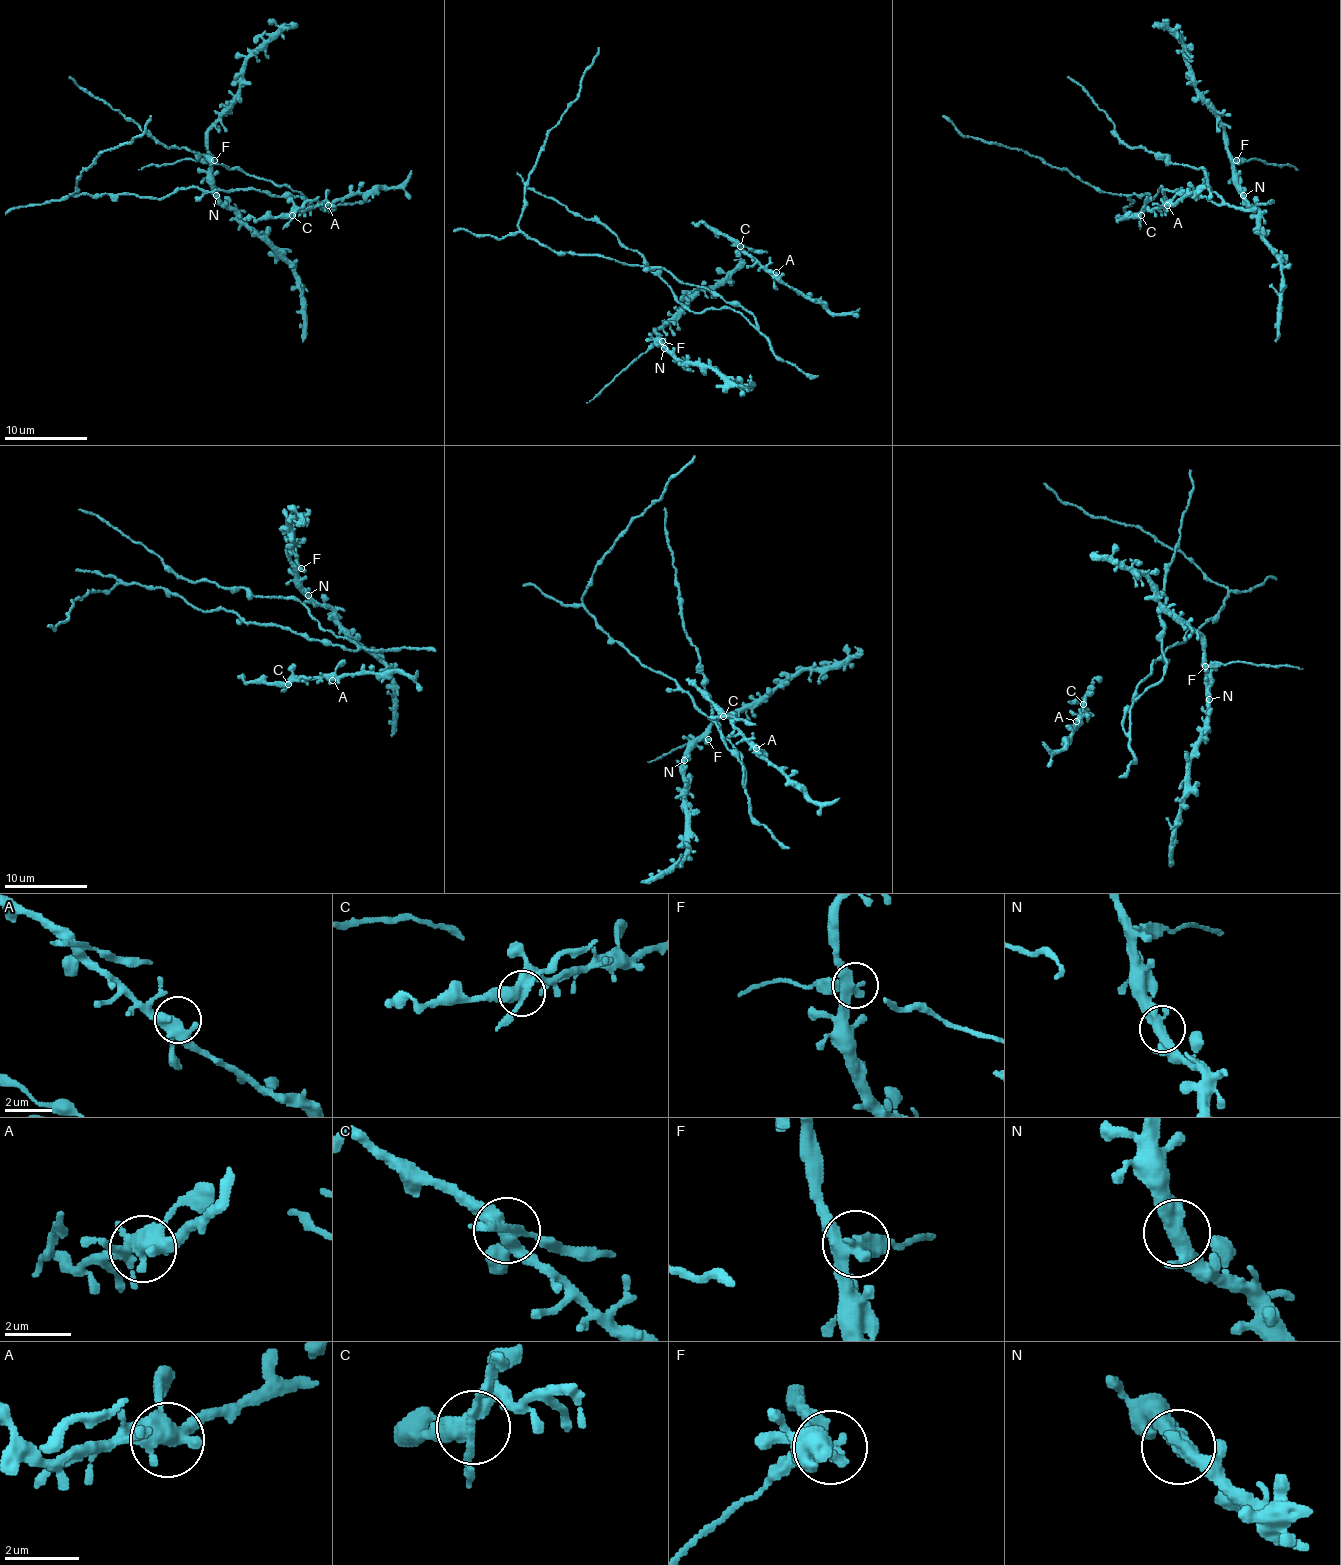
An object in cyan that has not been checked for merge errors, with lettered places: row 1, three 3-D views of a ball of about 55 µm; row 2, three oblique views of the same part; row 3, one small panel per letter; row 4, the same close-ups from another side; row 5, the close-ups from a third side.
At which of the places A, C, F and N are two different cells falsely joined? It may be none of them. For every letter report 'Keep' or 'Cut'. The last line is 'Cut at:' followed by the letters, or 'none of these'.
A: Keep
C: Cut
F: Cut
N: Keep
Cut at: C, F

